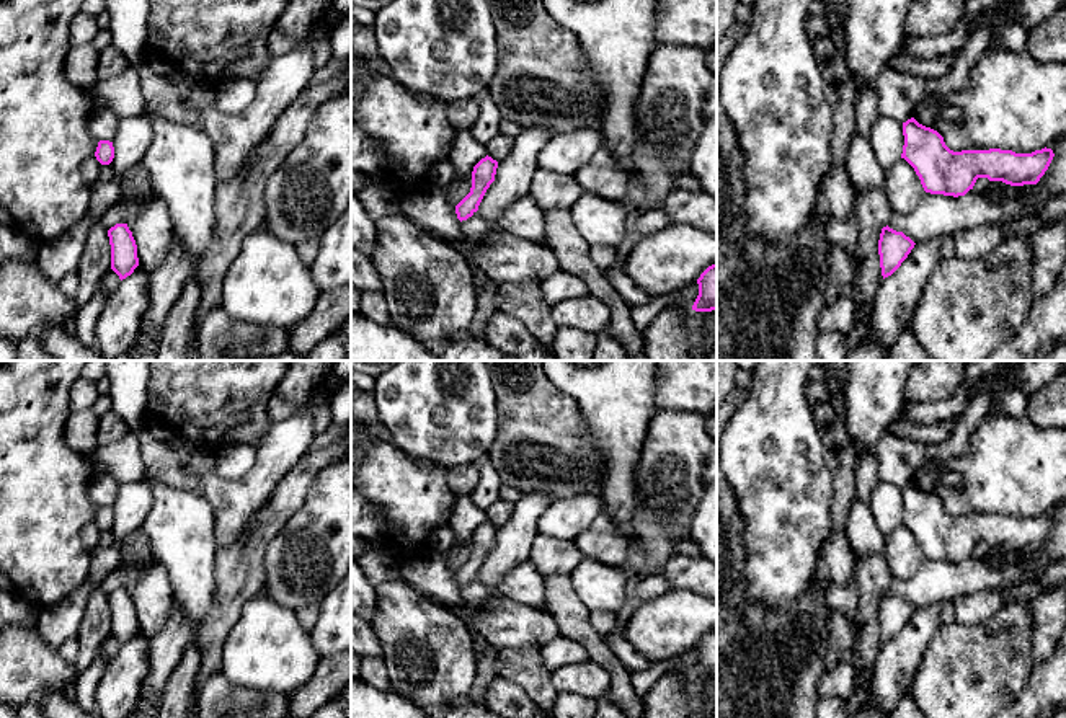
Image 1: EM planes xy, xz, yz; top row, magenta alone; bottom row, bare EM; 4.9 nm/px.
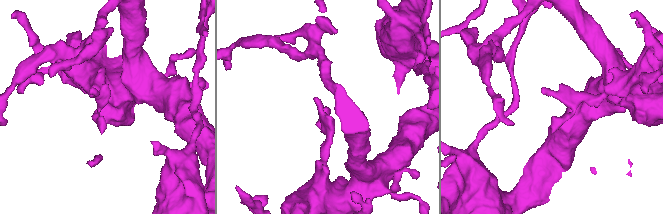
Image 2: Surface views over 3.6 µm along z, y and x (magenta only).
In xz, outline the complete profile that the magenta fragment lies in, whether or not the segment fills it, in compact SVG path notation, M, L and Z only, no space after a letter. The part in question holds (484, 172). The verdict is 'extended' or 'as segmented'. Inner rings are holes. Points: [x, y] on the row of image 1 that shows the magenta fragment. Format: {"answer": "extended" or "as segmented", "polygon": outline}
{"answer": "as segmented", "polygon": "M488 155L473 166L470 193L455 206L455 214L460 222L478 211L486 189L495 181L496 168L498 162Z"}

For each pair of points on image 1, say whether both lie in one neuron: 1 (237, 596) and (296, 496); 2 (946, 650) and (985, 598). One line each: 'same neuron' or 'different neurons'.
1: same neuron
2: different neurons

